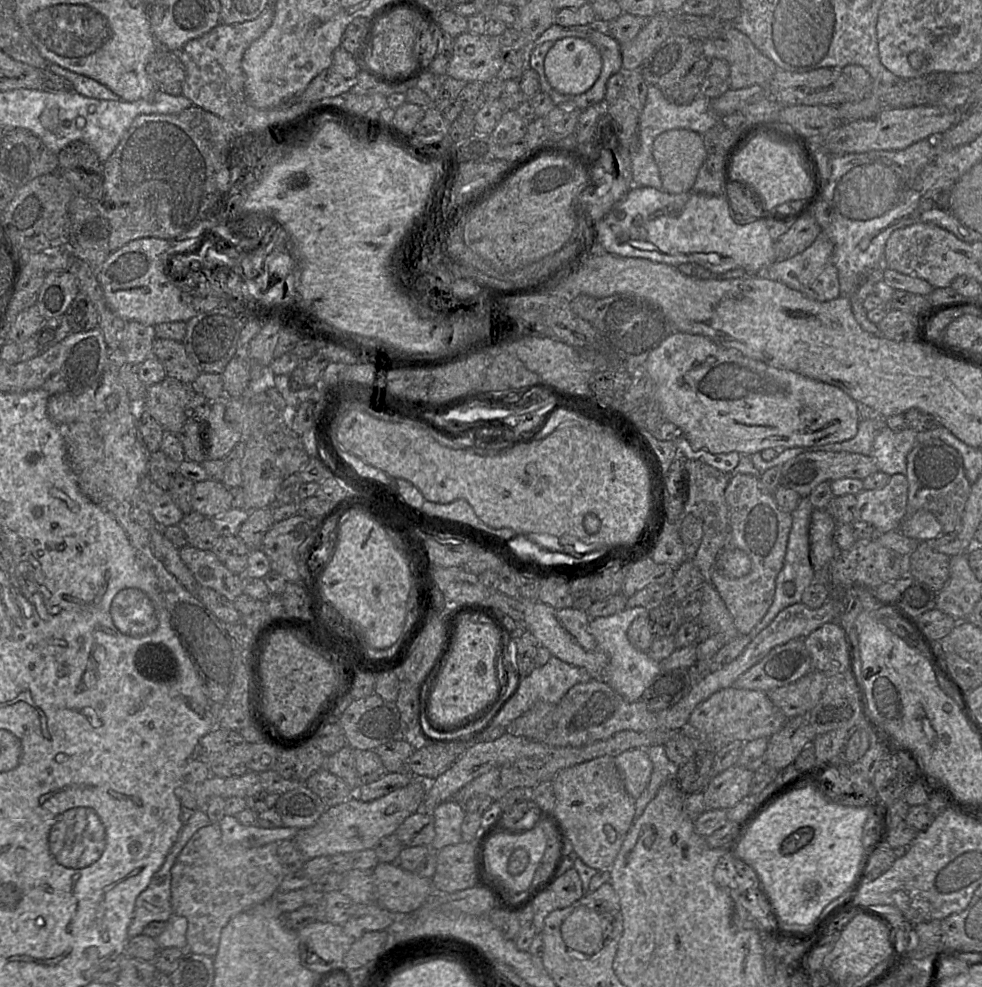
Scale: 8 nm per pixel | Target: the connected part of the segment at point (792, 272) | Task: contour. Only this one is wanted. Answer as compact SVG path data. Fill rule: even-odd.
M823 231L804 251L789 259L773 262L762 274L818 302L831 301L840 296L838 271L833 263L833 244L827 236L823 235Z

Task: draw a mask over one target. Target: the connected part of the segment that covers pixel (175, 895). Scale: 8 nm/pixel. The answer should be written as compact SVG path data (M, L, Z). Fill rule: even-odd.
M218 824L196 831L171 869L173 914L187 919L187 949L214 957L223 928L237 914L270 900L278 891L285 871L277 855L277 843L262 846L229 845L222 841Z

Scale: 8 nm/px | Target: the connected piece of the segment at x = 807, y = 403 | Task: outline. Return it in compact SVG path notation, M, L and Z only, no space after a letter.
M673 332L649 353L642 370L653 381L653 399L658 402L663 419L673 423L694 450L751 455L768 448L840 443L852 439L858 431L858 403L840 388L753 360L702 335Z

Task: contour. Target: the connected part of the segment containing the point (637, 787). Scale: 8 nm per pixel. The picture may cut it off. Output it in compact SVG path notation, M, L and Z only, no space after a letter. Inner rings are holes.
M629 749L614 758L628 794L638 799L647 788L653 771L646 749Z

